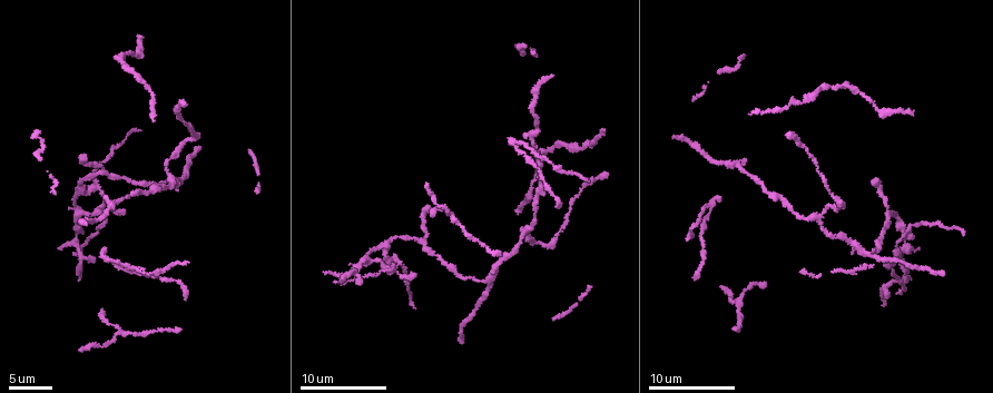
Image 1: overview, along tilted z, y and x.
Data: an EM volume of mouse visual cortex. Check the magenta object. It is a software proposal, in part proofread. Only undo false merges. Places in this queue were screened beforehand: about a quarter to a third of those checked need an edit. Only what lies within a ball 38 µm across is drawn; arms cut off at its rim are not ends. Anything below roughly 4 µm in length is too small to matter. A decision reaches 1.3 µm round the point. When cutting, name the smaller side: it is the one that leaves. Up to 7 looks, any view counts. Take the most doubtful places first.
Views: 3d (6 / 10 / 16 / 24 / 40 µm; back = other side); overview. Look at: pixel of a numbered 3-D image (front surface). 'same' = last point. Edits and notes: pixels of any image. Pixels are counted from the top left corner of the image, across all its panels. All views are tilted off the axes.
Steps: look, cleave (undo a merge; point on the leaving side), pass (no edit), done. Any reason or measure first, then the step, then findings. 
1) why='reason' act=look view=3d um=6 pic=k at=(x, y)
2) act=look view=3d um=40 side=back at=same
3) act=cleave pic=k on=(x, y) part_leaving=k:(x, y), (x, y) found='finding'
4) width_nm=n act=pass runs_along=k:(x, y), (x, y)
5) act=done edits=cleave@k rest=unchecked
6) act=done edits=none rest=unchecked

why='two arms in line, one across' act=look view=3d um=10 pic=1 at=(712, 210)

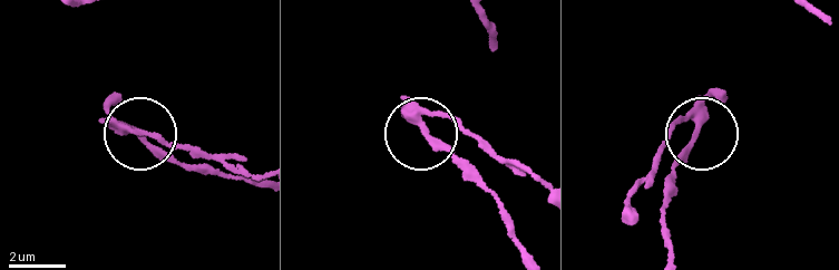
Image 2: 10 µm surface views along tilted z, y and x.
side_arm_um=11 arms=3 act=cleave pic=2 on=(154, 135) found='a second neuron is stuck on'

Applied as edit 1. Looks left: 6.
why='see it whole again' act=look view=overview

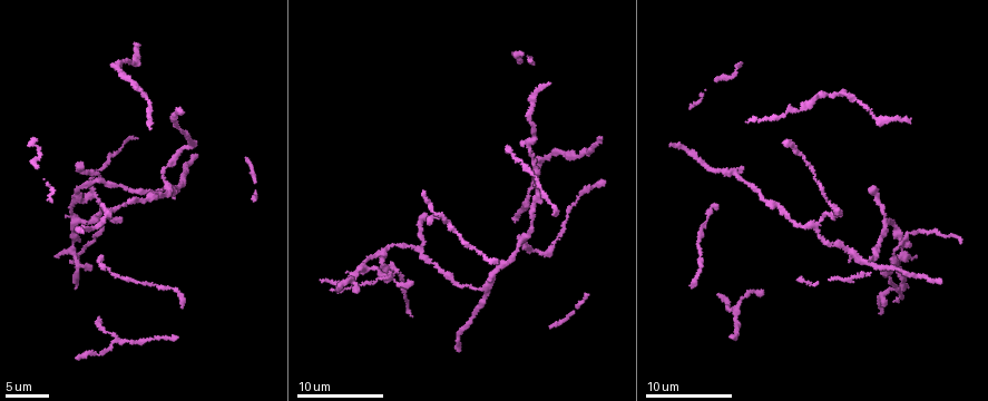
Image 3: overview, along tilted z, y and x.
why='three arms meet' act=look view=3d um=10 pic=3 at=(815, 226)

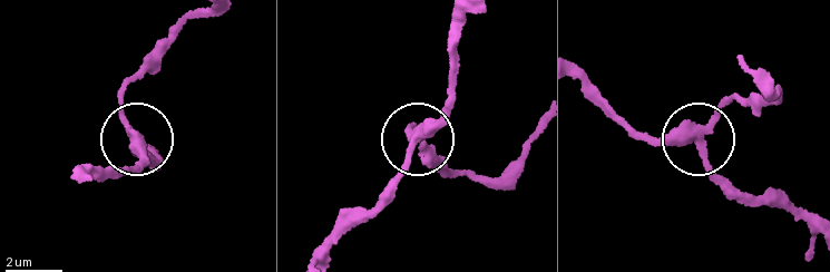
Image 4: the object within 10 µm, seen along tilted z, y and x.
act=look view=3d um=10 side=back pic=4 at=(701, 138)

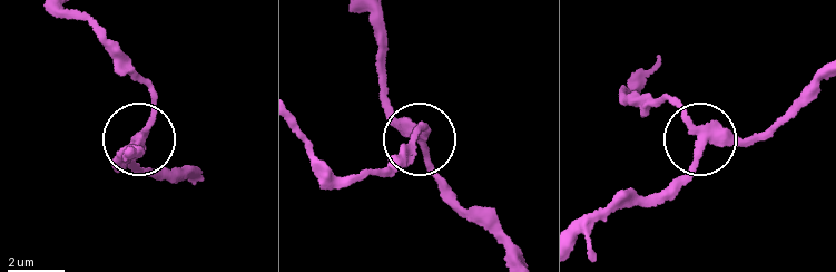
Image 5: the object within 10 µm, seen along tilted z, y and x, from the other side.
act=pass runs_along=5:(372, 20), (385, 105), (426, 148), (443, 202) found='continuous, no second neuron'

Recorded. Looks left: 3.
why='branch point' act=look view=3d um=10 pic=3 at=(482, 287)

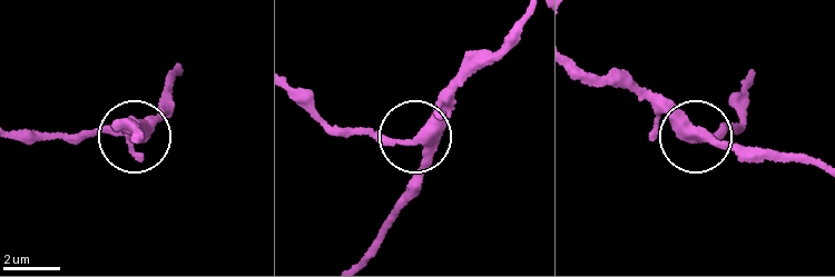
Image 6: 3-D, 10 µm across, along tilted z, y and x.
act=pass runs_along=6:(577, 69), (648, 101), (711, 145), (756, 156) found='all the same neuron'

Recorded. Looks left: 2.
act=done edits=cleave@2 rest=unchecked

